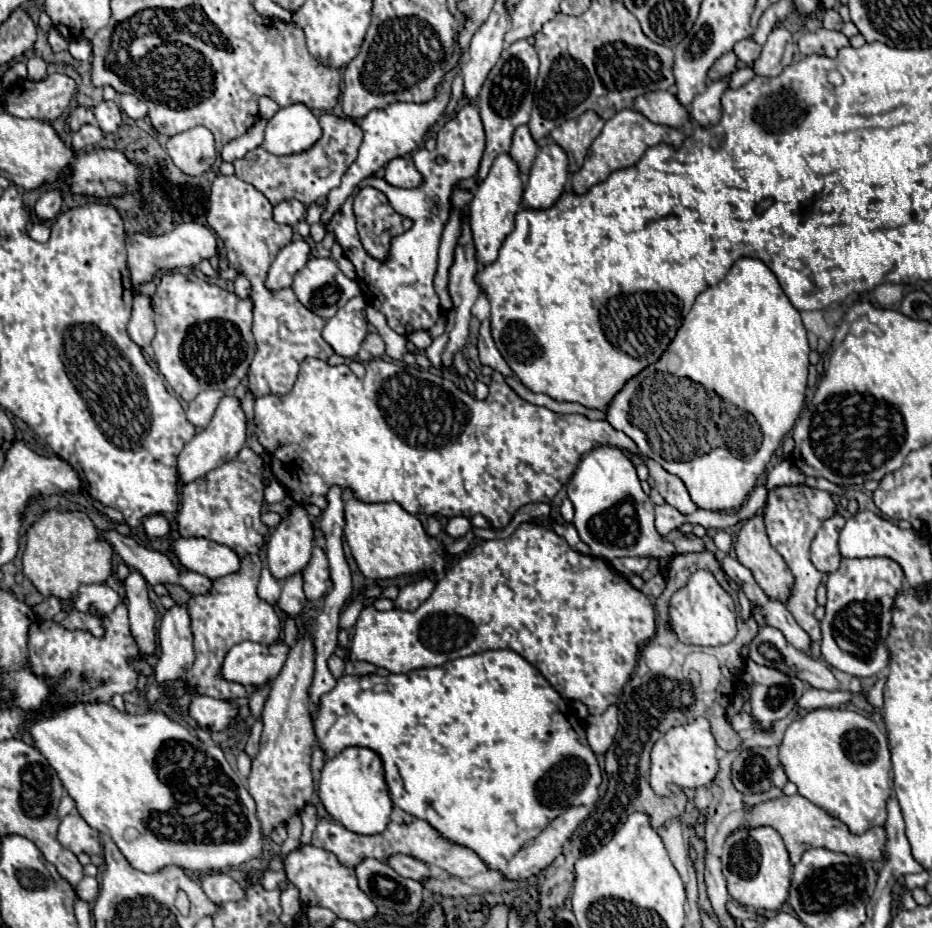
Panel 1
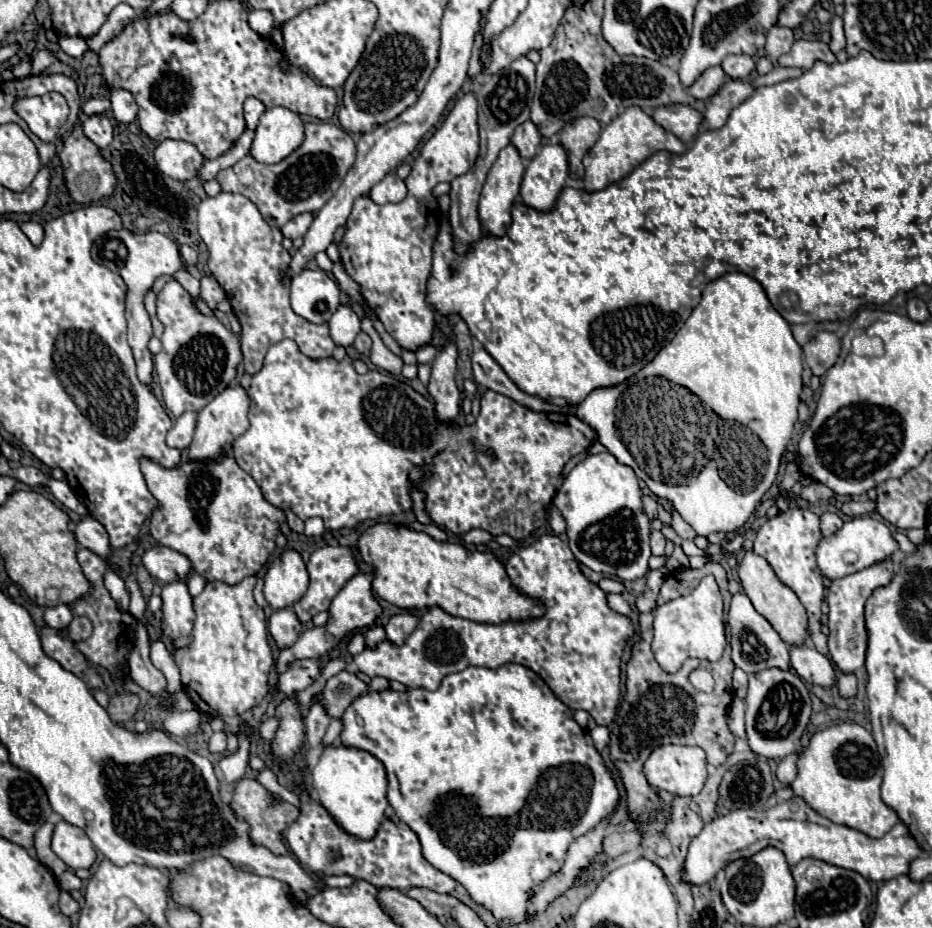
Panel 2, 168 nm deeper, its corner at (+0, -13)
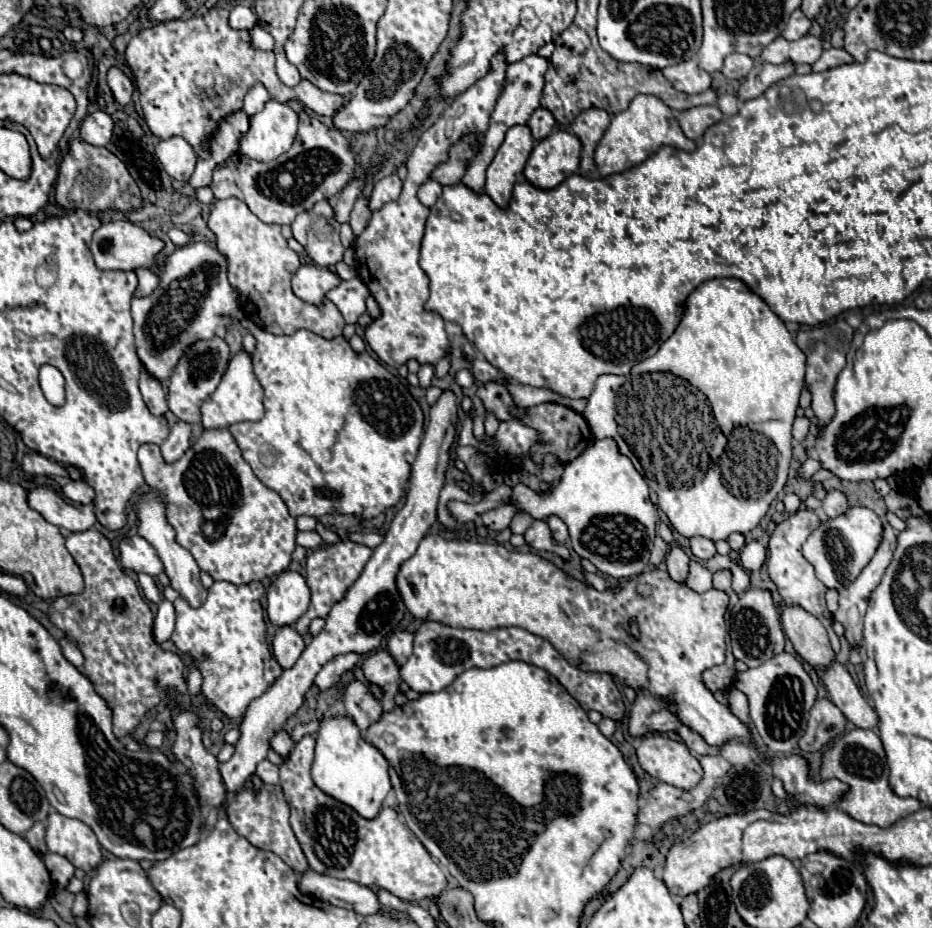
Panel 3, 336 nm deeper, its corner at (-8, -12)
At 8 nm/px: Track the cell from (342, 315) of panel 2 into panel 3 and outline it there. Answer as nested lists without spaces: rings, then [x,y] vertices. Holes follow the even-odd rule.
[[[358,277],[350,281],[340,281],[336,289],[330,289],[326,293],[326,299],[330,299],[342,313],[344,321],[352,325],[356,325],[358,317],[366,313],[366,297],[368,297],[368,287]]]

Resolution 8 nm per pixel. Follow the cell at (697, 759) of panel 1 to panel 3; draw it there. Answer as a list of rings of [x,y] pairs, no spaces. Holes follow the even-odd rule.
[[[650,733],[642,737],[636,749],[640,767],[658,781],[670,783],[680,789],[692,789],[702,777],[700,761],[690,755],[688,747],[662,735]]]

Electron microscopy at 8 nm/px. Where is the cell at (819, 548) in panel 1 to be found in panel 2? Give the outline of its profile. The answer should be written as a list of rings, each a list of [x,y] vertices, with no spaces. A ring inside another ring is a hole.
[[[826,512],[820,516],[820,530],[822,530],[822,536],[828,538],[828,534],[834,534],[840,526],[842,526],[842,518],[838,514],[832,514],[832,512]]]

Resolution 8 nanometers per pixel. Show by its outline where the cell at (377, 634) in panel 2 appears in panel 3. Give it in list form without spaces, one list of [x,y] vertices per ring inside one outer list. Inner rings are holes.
[[[376,651],[376,653],[368,655],[362,663],[362,671],[364,671],[366,681],[380,687],[380,691],[382,691],[382,709],[384,711],[396,709],[394,697],[400,691],[402,679],[400,679],[400,671],[398,671],[392,655],[388,651]]]

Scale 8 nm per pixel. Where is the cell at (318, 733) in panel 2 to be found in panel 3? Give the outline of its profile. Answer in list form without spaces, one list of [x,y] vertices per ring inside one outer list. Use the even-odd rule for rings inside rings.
[[[306,735],[294,745],[290,757],[280,767],[280,785],[292,811],[292,831],[312,871],[336,879],[350,879],[370,889],[386,889],[410,903],[418,903],[446,889],[444,871],[392,807],[382,807],[374,819],[360,817],[352,807],[316,787],[310,777],[312,761],[314,737]]]

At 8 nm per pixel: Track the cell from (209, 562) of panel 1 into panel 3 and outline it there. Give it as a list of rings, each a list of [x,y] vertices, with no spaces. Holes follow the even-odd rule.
[[[140,535],[124,537],[118,545],[118,561],[124,569],[130,569],[134,573],[148,573],[156,577],[164,571],[164,565],[152,545],[142,539]]]

